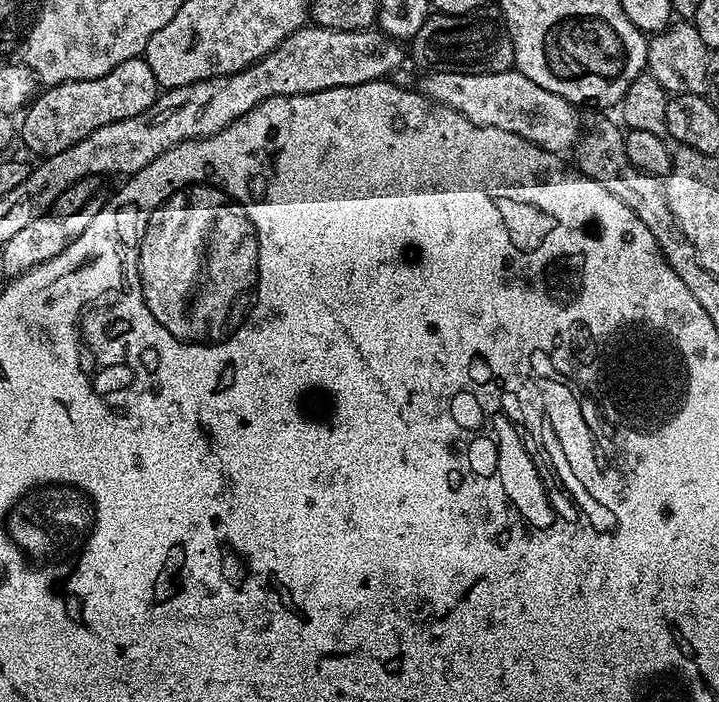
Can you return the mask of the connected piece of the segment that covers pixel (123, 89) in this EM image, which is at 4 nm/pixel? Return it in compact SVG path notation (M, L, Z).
M135 56L122 62L122 66L114 66L114 70L110 70L110 74L102 74L102 78L71 80L45 87L27 105L24 121L18 124L18 136L24 139L30 151L37 152L37 157L62 154L66 146L82 142L82 138L98 130L98 126L110 126L110 122L122 122L122 118L142 114L142 110L155 102L157 95L154 70L150 70L143 58Z

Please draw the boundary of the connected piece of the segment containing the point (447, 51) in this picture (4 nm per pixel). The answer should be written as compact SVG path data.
M496 6L461 16L451 16L445 12L429 15L428 20L422 22L422 30L412 36L410 47L413 62L433 72L498 74L513 71L516 63L514 42Z

